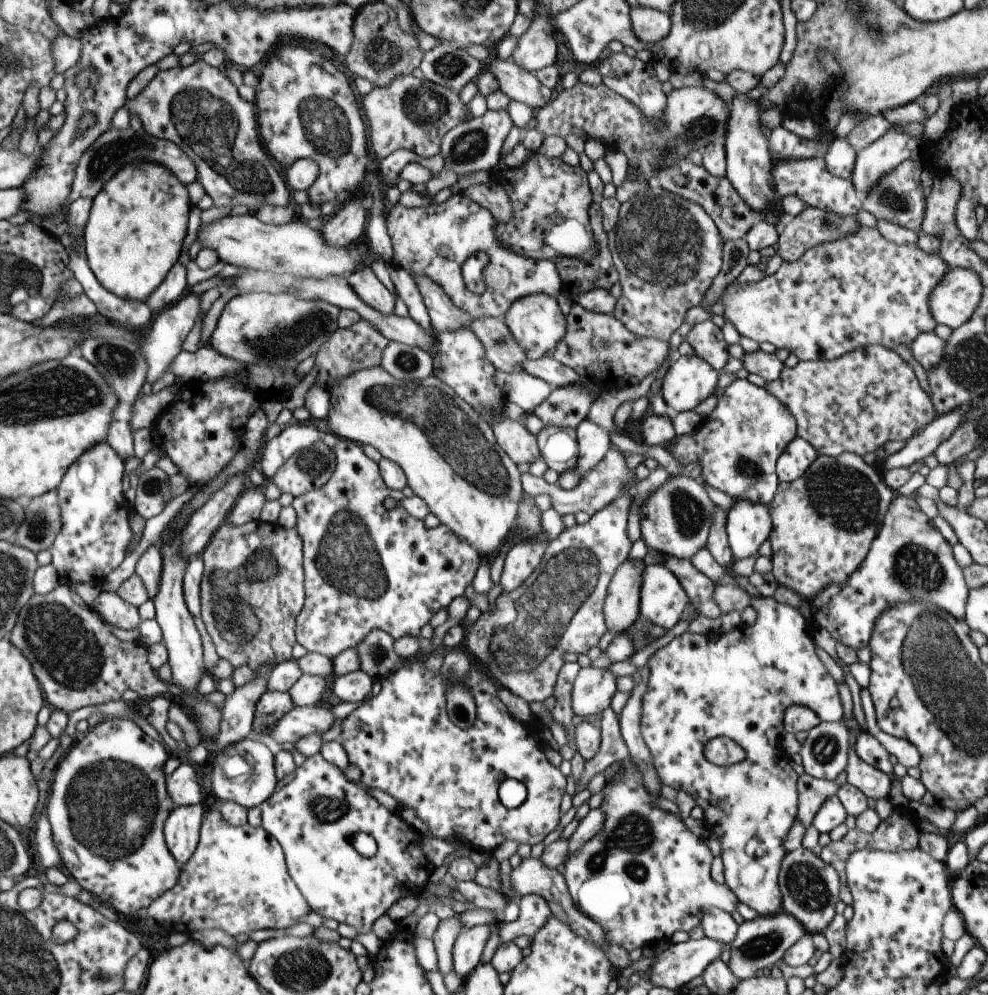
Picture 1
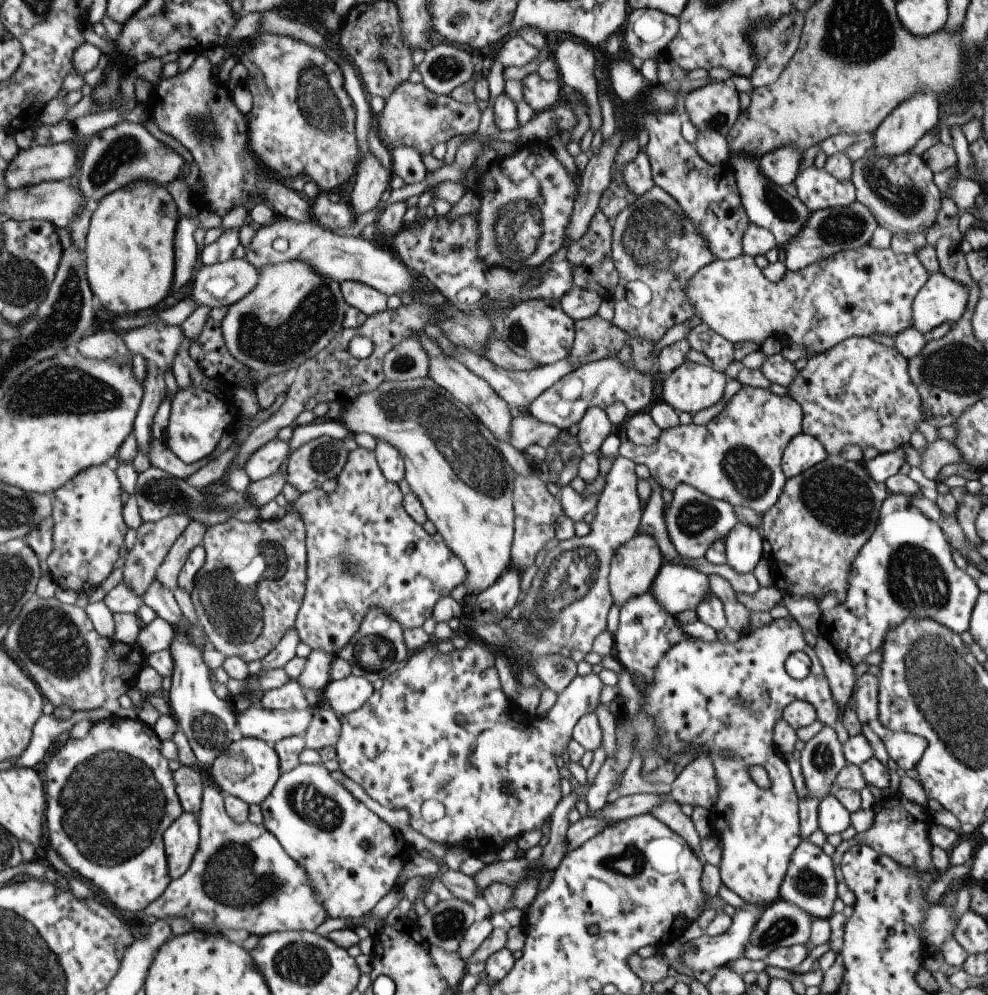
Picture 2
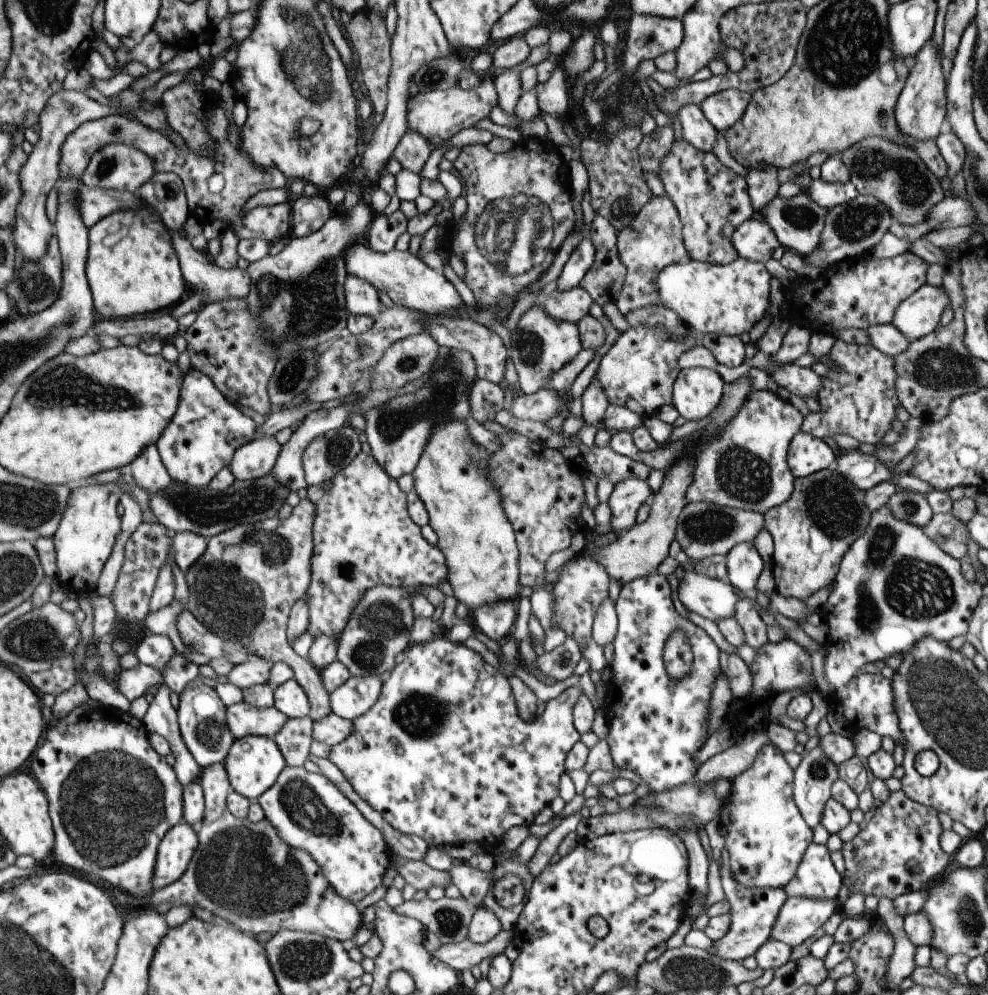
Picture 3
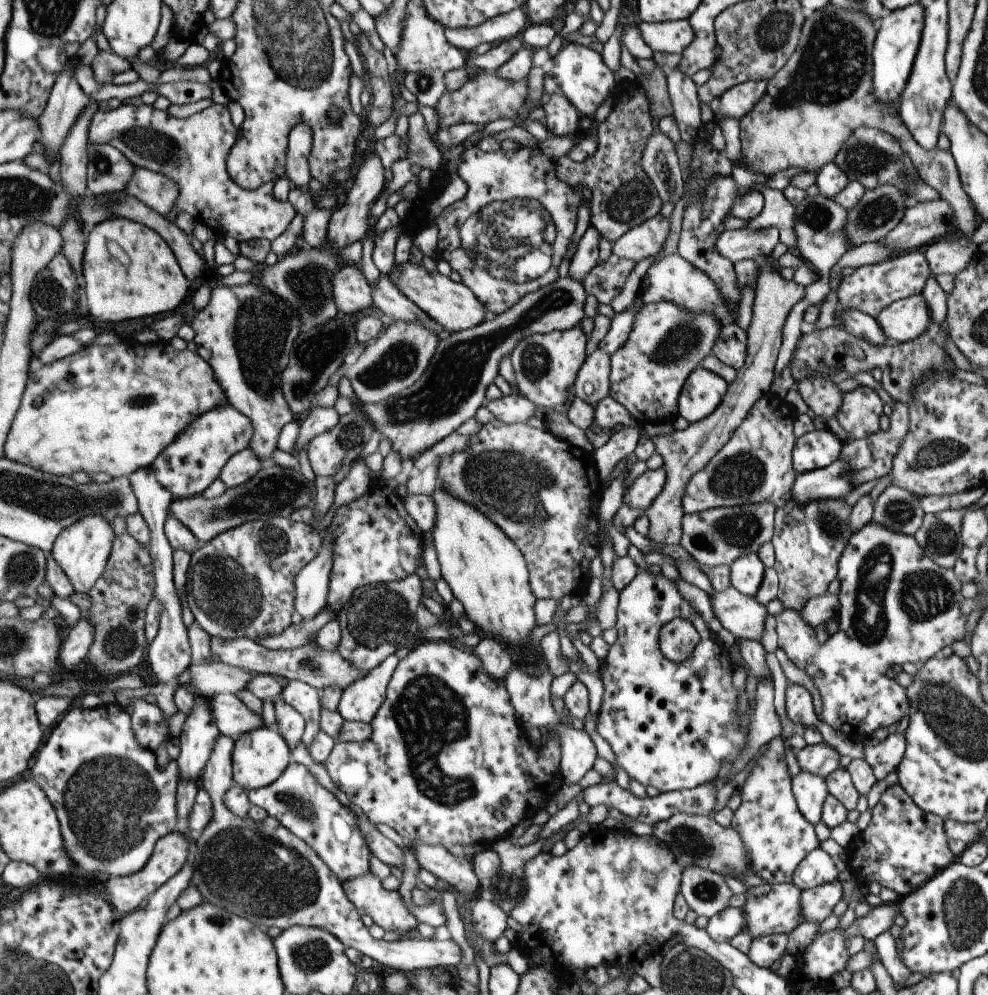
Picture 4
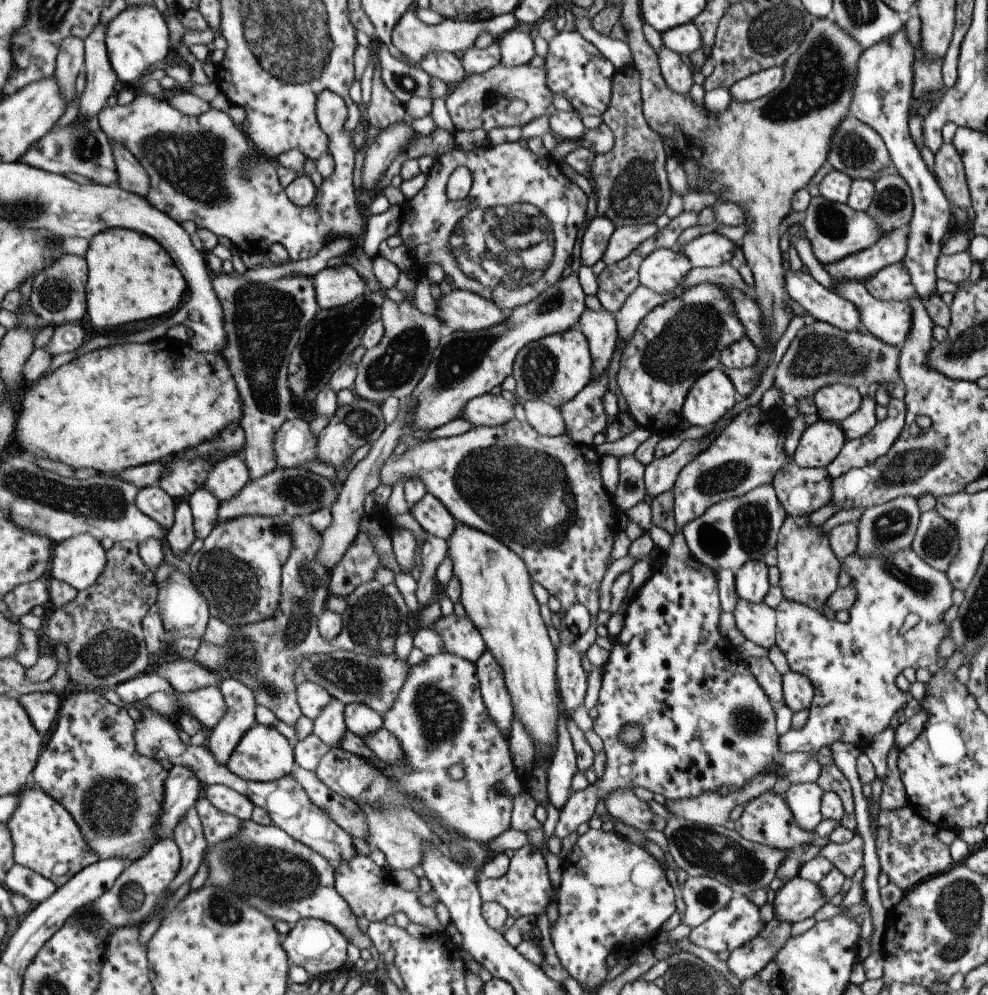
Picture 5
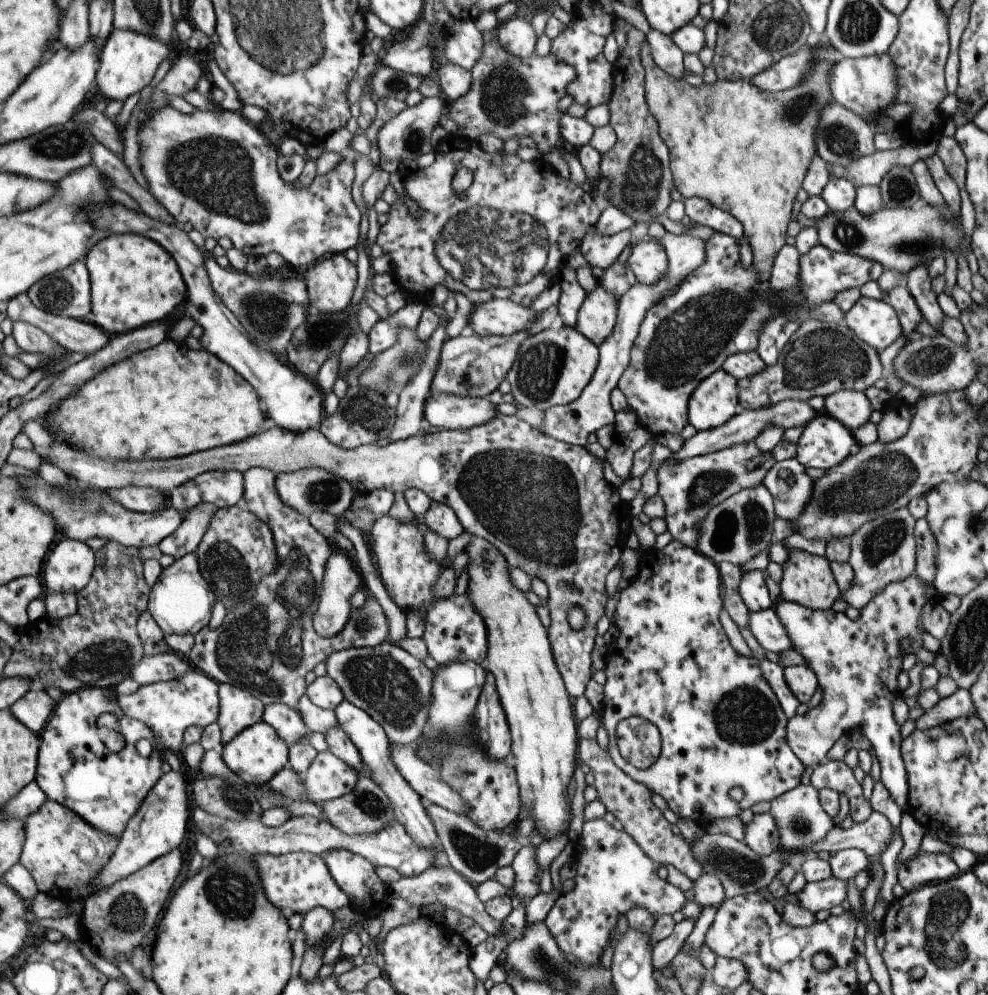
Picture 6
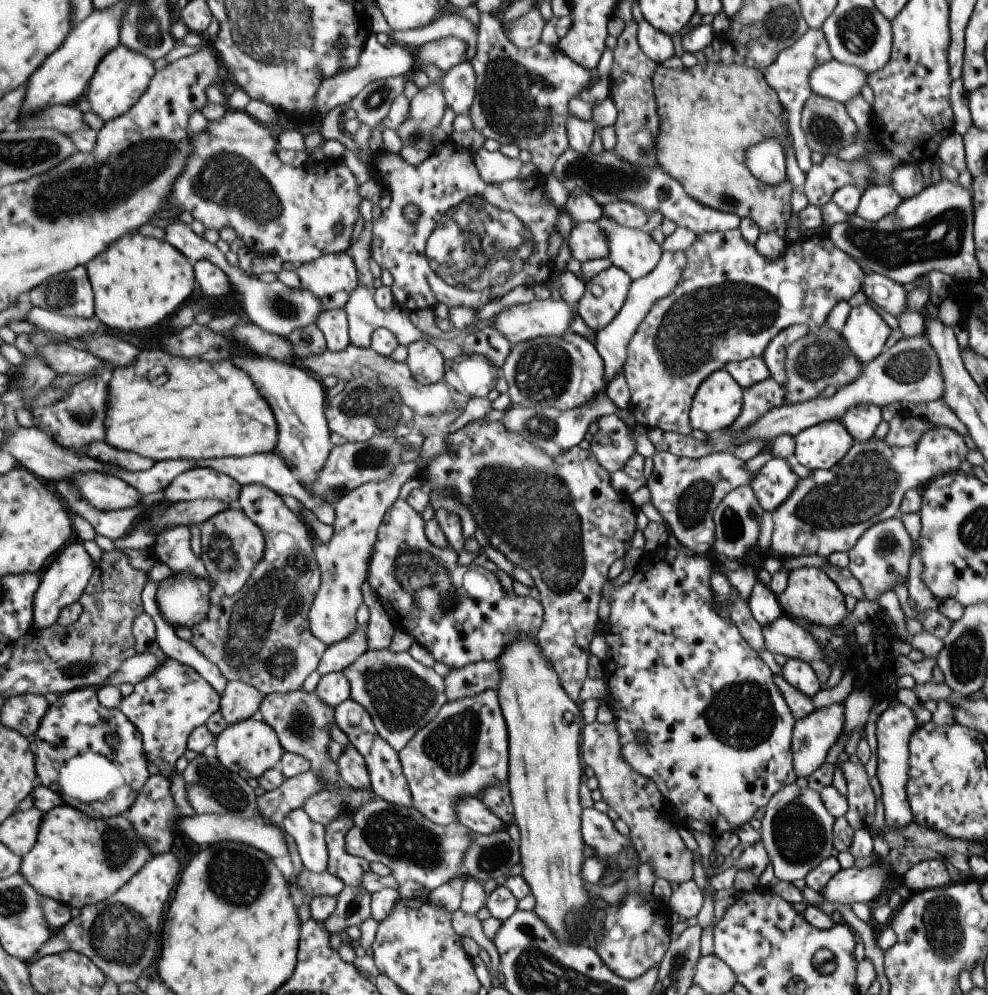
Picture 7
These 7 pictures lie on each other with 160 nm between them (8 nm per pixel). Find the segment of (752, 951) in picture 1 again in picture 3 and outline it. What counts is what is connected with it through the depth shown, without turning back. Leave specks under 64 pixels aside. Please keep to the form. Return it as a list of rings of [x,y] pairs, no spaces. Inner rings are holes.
[[[787,897],[777,911],[768,934],[768,940],[781,941],[791,948],[801,945],[803,940],[807,940],[831,914],[838,910],[838,904],[839,900]]]

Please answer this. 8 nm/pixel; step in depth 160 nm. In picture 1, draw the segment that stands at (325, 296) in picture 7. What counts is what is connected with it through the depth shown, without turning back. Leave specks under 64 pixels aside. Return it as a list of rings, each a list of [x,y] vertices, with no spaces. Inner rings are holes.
[[[368,265],[355,269],[347,277],[349,286],[365,304],[380,315],[393,314],[395,296],[387,291],[385,285],[375,277]]]

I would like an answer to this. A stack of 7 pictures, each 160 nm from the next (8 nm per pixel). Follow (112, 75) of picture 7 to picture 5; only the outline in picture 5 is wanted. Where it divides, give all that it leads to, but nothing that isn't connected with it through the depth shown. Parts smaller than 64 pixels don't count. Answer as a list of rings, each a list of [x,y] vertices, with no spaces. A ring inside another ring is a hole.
[[[135,5],[125,7],[105,26],[104,43],[111,68],[117,80],[125,88],[131,87],[139,78],[141,72],[150,64],[162,60],[169,52],[171,42],[167,35],[167,27],[161,13],[154,5]]]

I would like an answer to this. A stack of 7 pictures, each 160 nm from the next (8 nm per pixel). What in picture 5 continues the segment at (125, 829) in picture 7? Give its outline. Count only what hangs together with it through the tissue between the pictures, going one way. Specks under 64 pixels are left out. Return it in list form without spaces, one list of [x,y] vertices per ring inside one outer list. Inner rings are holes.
[[[32,783],[25,786],[18,797],[18,809],[7,822],[14,838],[16,863],[31,868],[62,887],[83,867],[99,860],[98,854],[86,844],[81,830],[57,799]]]

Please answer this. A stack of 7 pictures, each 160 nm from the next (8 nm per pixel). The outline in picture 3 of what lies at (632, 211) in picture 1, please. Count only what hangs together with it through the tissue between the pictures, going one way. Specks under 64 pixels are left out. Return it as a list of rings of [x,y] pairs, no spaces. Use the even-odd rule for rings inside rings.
[[[667,195],[651,196],[641,206],[629,222],[629,226],[625,226],[616,233],[615,248],[619,262],[626,268],[622,289],[613,298],[617,310],[623,316],[631,310],[639,310],[645,306],[662,306],[656,294],[658,272],[667,265],[691,260],[682,241],[681,221]]]

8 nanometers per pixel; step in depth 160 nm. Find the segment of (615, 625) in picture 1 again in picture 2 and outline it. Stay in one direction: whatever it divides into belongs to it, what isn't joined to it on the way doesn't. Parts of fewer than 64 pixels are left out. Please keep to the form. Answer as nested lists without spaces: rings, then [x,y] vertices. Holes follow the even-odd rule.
[[[635,533],[626,543],[623,543],[611,557],[608,570],[608,589],[612,604],[621,608],[631,597],[643,594],[651,586],[663,561],[656,542],[645,533]]]

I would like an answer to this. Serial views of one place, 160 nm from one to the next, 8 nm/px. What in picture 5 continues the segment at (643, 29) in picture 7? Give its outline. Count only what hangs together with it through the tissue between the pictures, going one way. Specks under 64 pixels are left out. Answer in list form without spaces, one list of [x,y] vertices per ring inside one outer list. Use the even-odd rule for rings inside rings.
[[[661,46],[656,53],[662,79],[667,88],[677,94],[687,95],[693,85],[691,69],[685,65],[681,56]]]

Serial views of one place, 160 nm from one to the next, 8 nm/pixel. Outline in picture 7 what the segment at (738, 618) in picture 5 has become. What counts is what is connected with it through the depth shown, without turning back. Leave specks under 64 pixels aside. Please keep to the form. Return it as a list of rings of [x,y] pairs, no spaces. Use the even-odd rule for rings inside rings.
[[[781,615],[771,626],[761,627],[765,649],[770,653],[781,654],[785,658],[798,659],[805,663],[810,661],[825,662],[823,648],[817,644],[805,628],[795,624],[789,617]]]

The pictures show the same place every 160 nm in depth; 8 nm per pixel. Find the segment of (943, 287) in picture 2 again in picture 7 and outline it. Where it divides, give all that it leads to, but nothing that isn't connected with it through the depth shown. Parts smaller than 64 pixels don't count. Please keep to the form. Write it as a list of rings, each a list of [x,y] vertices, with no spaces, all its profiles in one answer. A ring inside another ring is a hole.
[[[862,304],[850,307],[839,336],[844,340],[845,347],[864,366],[882,351],[890,331],[875,308]]]

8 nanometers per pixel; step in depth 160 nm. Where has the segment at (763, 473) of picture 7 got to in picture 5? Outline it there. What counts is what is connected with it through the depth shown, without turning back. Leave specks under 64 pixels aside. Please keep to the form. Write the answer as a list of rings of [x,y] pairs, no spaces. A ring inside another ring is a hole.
[[[793,461],[772,478],[775,496],[789,516],[805,516],[831,502],[832,479],[826,467],[799,468]]]

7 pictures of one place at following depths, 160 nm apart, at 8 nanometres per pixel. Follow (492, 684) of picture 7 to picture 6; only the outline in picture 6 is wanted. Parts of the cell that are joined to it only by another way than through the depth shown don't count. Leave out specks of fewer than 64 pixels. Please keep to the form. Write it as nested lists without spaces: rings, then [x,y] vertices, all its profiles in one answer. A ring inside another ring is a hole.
[[[455,661],[437,666],[431,672],[429,704],[419,742],[431,745],[432,736],[442,739],[442,748],[447,754],[434,768],[440,779],[459,795],[466,807],[466,817],[473,824],[484,831],[508,830],[516,822],[520,806],[513,755],[510,752],[505,758],[490,759],[485,751],[471,746],[471,742],[477,740],[468,740],[485,669],[473,661]]]

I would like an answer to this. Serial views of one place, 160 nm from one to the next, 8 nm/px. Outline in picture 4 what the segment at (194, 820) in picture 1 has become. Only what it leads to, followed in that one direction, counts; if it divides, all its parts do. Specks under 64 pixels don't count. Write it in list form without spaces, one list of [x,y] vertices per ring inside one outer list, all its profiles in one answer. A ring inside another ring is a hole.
[[[179,828],[173,833],[162,836],[155,841],[152,853],[143,865],[143,868],[135,874],[126,877],[117,877],[114,879],[105,879],[105,888],[109,894],[111,906],[121,915],[134,911],[146,903],[146,898],[152,892],[155,892],[162,884],[165,884],[169,878],[179,872],[179,869],[190,858],[191,844],[179,832]]]

